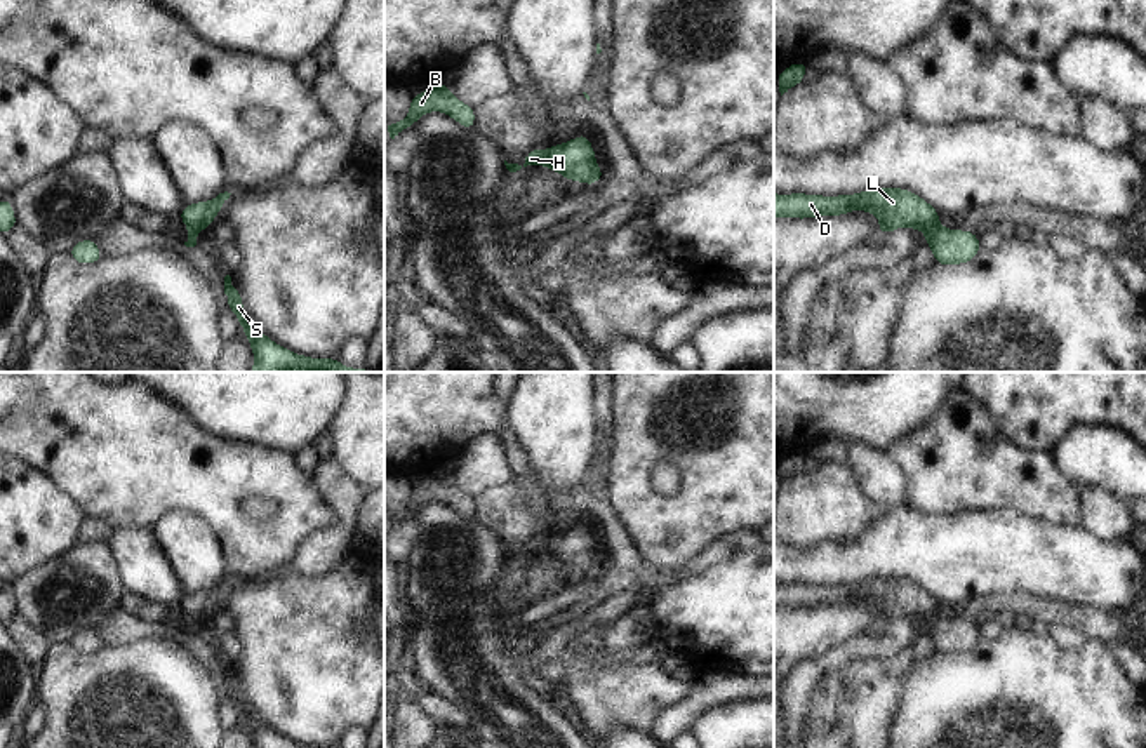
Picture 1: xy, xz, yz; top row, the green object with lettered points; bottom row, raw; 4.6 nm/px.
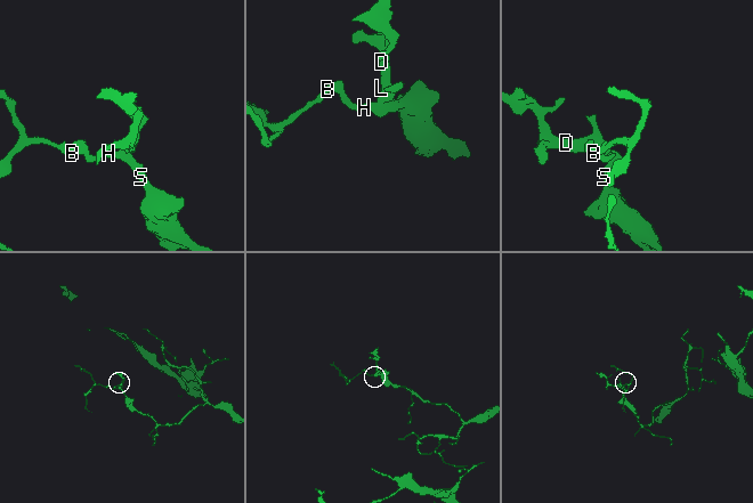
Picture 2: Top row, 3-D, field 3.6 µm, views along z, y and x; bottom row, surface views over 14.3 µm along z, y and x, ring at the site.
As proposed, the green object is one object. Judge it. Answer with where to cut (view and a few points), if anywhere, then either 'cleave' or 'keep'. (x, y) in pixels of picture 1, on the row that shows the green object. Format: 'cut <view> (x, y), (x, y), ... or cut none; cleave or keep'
cut none; keep

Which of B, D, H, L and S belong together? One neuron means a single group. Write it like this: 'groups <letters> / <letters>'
groups B D H L S

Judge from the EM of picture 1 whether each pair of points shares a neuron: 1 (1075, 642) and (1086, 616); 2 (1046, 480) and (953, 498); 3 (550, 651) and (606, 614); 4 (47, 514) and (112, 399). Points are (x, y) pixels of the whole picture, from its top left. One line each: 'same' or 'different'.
1: different
2: same
3: same
4: different

